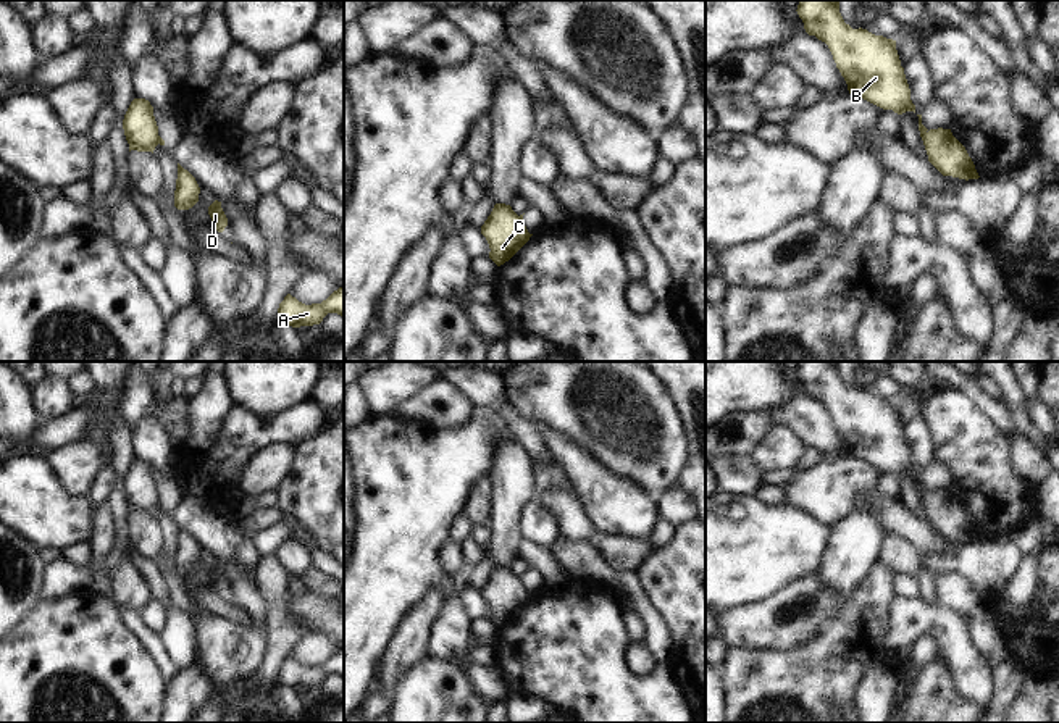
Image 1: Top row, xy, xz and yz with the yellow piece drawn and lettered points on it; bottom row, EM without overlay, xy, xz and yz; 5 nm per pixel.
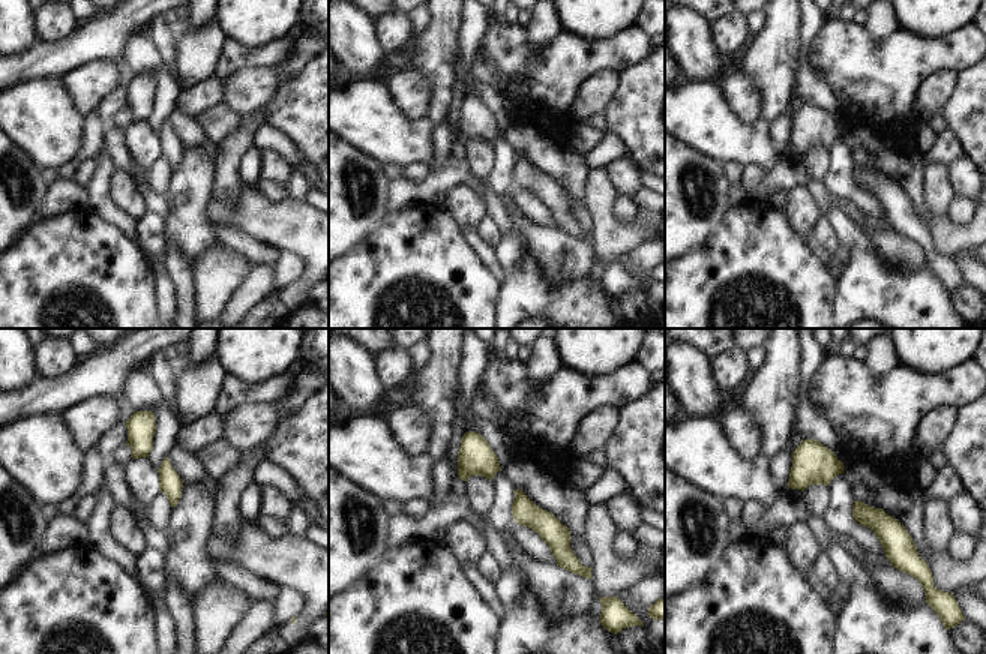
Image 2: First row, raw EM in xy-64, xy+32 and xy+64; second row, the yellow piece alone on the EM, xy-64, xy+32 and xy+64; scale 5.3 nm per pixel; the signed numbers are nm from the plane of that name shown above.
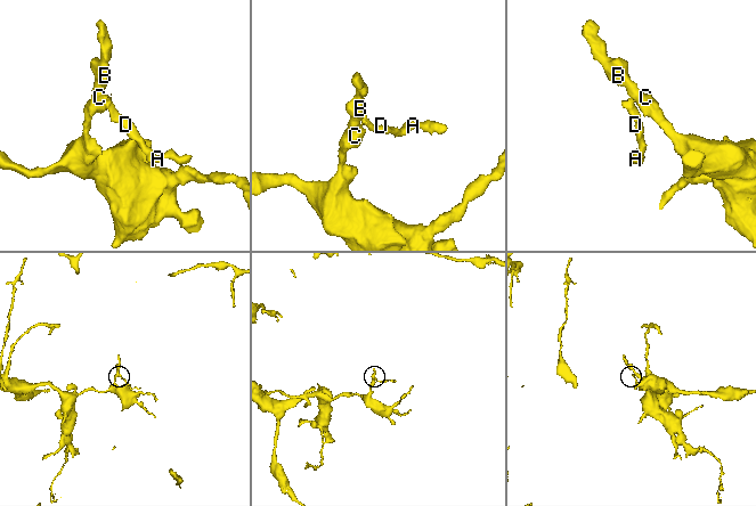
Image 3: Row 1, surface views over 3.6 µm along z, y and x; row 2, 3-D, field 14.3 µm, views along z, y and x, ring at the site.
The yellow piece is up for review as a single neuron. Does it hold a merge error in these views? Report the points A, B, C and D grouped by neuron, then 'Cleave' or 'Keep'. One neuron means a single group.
Groups: A D / B C. Cleave.

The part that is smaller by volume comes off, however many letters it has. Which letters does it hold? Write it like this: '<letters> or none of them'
A, D

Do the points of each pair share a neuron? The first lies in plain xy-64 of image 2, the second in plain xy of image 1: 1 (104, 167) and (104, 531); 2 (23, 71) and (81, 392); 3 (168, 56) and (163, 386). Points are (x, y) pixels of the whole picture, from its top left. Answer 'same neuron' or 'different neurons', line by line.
1: same neuron
2: different neurons
3: same neuron

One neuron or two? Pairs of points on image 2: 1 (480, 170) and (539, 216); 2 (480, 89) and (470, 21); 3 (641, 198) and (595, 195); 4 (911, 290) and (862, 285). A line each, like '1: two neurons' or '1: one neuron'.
1: two neurons
2: one neuron
3: two neurons
4: one neuron

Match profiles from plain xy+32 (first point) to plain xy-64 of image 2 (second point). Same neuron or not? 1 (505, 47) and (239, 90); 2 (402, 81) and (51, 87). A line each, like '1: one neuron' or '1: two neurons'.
1: two neurons
2: two neurons

